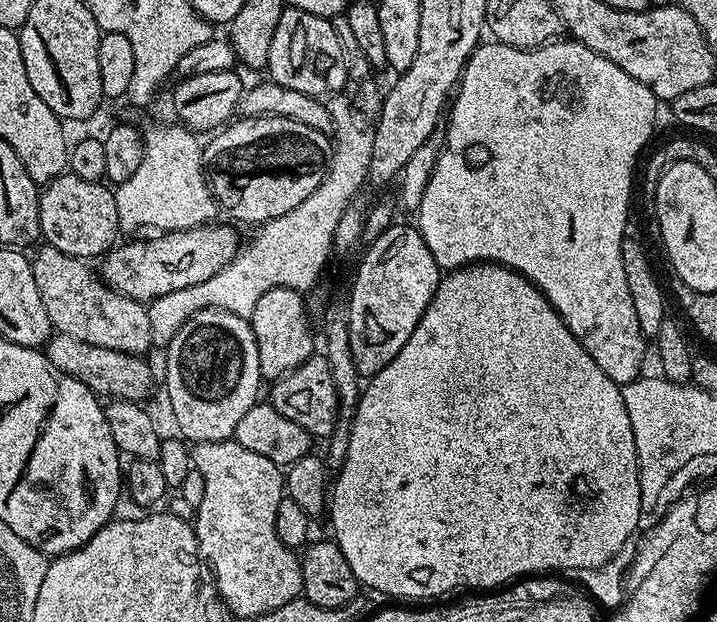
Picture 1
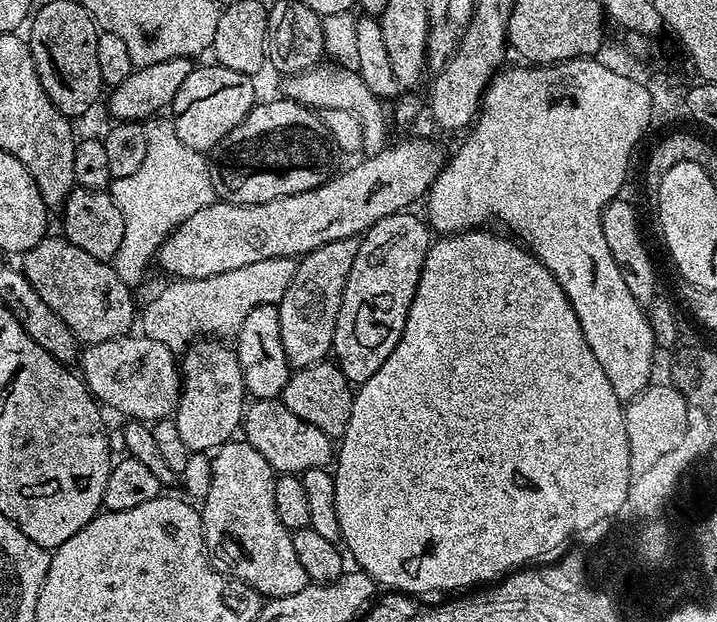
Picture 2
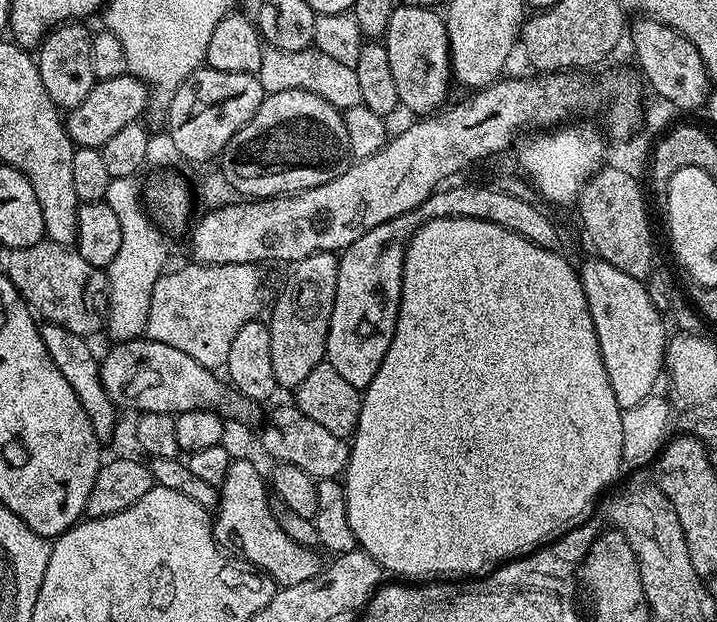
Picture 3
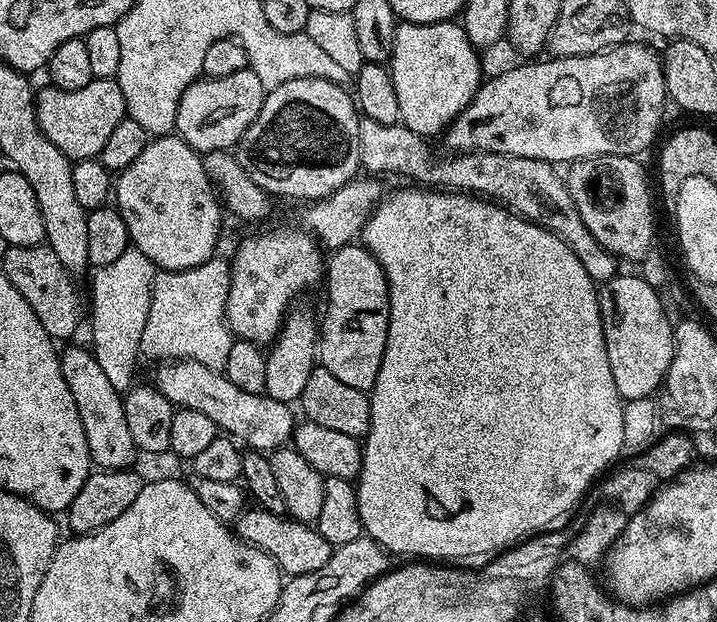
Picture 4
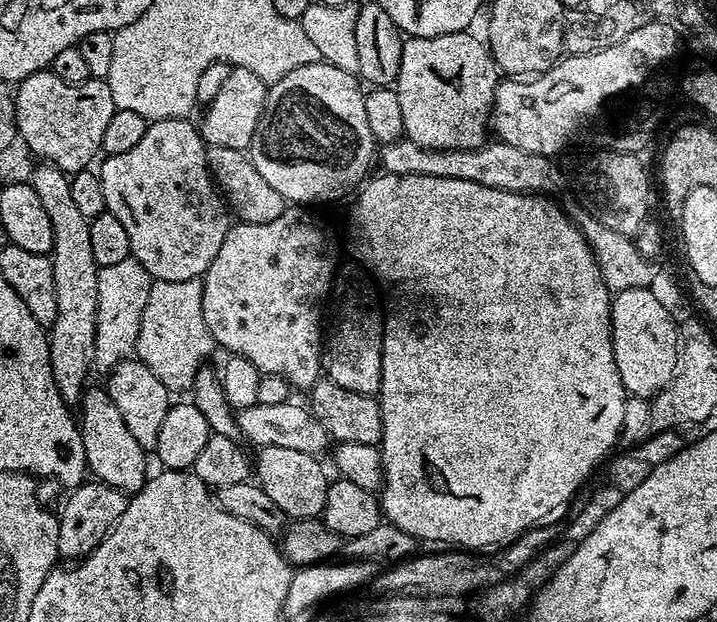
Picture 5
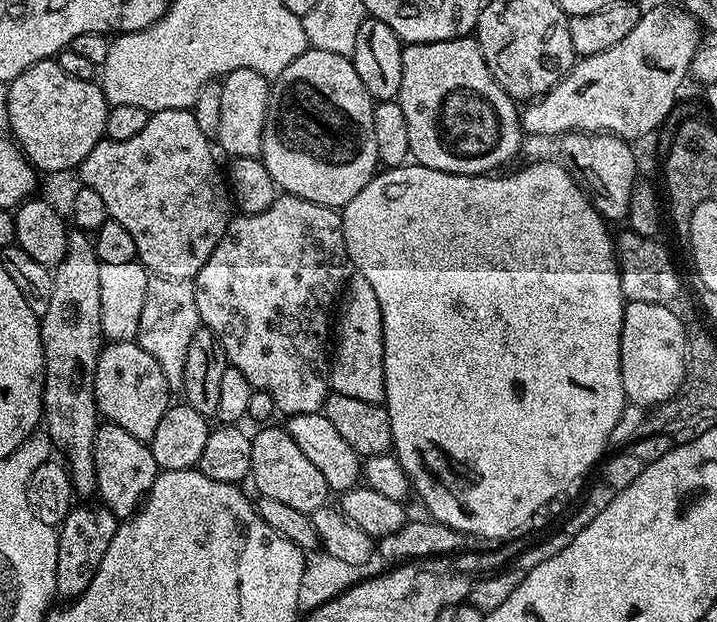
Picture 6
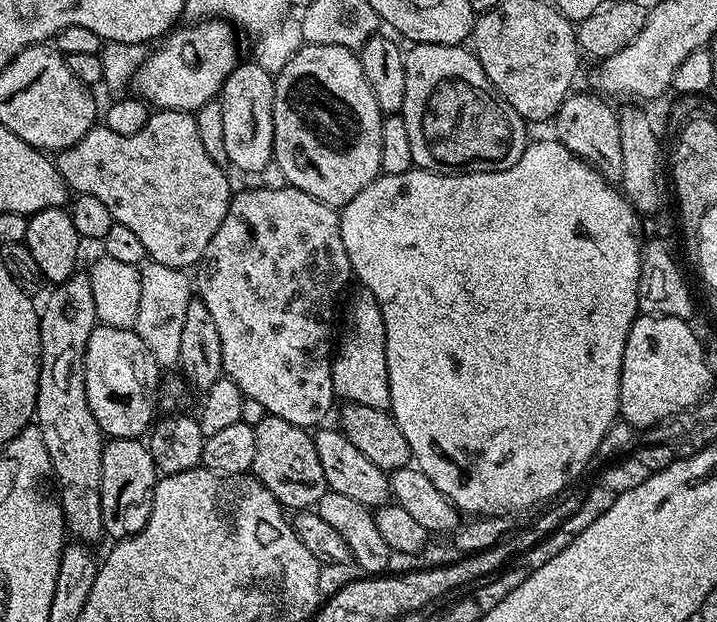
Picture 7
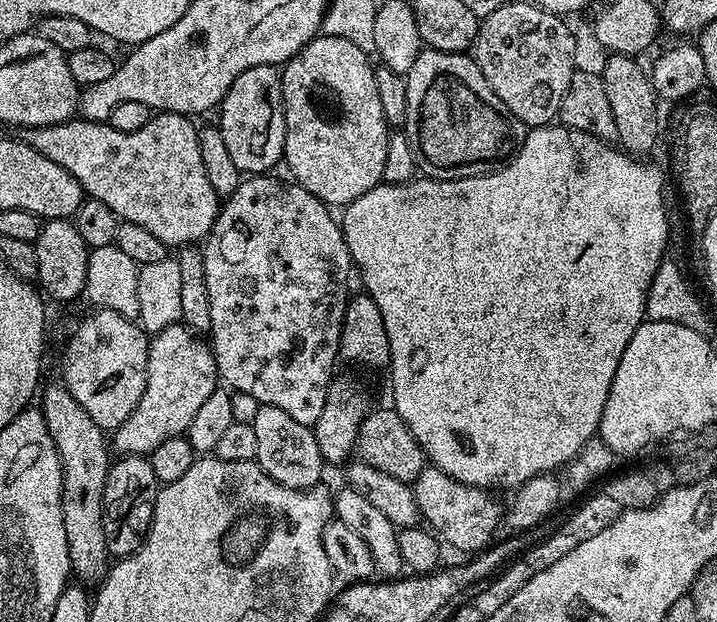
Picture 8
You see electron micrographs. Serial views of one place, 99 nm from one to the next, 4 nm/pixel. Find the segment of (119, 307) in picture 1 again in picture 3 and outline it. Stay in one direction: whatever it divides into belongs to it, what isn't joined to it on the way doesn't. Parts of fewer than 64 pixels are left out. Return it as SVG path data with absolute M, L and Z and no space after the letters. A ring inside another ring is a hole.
M50 239L39 240L34 246L22 246L11 249L8 255L6 275L11 284L18 290L21 298L41 321L66 326L73 334L92 338L96 331L103 329L108 315L108 277L105 269L90 266L75 247L56 244Z

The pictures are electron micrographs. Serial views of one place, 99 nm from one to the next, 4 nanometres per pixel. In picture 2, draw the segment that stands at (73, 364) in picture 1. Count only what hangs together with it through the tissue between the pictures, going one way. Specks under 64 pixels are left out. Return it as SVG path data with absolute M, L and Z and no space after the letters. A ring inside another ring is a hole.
M132 335L87 345L78 356L79 375L105 409L113 408L136 422L163 420L170 412L168 400L175 401L178 396L178 364L175 359L172 361L173 349L149 336Z

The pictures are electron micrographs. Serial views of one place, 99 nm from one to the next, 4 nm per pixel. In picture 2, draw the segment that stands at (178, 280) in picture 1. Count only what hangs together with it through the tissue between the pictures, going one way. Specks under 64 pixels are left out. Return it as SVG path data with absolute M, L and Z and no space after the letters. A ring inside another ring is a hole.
M404 140L401 144L393 143L386 146L381 152L373 152L361 164L353 166L349 172L333 175L325 184L319 184L316 188L312 188L309 192L299 192L298 194L290 194L282 198L274 198L270 202L262 202L261 204L229 204L227 202L213 202L210 206L206 206L202 210L198 210L198 214L190 214L190 218L186 218L186 222L182 222L176 229L165 238L163 246L160 247L158 253L158 265L164 272L169 272L169 277L177 280L201 280L202 278L210 278L218 274L226 274L226 270L238 270L242 266L250 266L250 262L262 262L266 258L303 258L309 252L313 252L318 246L322 246L326 242L334 242L338 238L350 238L351 236L359 237L379 222L382 218L386 218L395 212L403 212L413 207L415 200L423 201L427 197L432 184L436 181L436 175L440 173L440 169L446 163L446 152L443 152L436 144L431 144L428 140Z

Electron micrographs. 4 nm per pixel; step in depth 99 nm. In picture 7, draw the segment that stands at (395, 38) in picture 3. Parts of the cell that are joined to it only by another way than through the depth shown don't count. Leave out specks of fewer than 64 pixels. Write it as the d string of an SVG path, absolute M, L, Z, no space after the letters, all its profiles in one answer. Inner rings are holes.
M412 44L409 49L404 52L406 102L402 115L410 133L413 165L445 174L497 172L514 166L530 143L530 135L524 129L526 122L486 78L486 70L482 70L475 51L459 44Z

